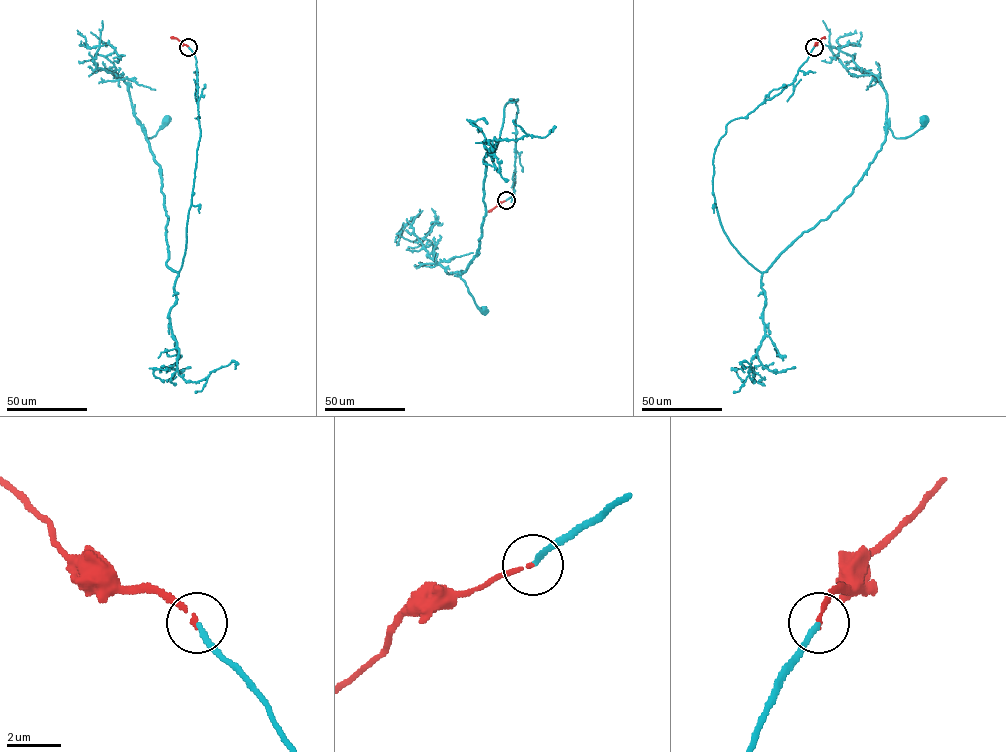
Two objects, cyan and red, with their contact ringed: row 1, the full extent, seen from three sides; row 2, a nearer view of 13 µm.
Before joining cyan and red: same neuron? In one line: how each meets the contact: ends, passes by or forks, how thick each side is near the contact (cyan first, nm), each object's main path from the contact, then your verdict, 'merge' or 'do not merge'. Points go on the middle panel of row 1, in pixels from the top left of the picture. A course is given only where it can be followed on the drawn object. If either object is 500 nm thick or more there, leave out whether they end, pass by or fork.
cyan ends; red ends; calibres 200 and 120 nm; course cyan (506, 200), (515, 175), (518, 108), (512, 99), (496, 147), (484, 158), (478, 253), (460, 274), (483, 309); course red (506, 200), (488, 211); merge

